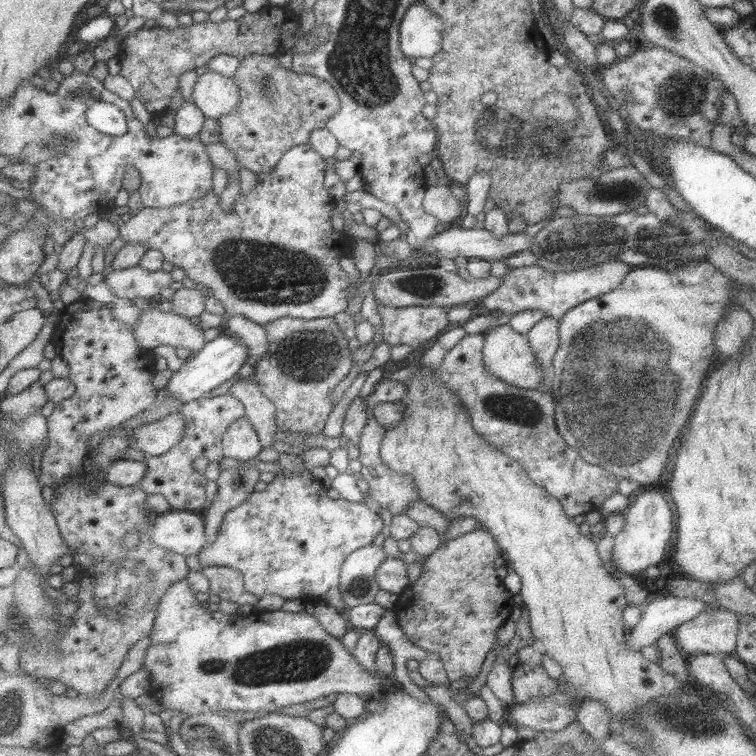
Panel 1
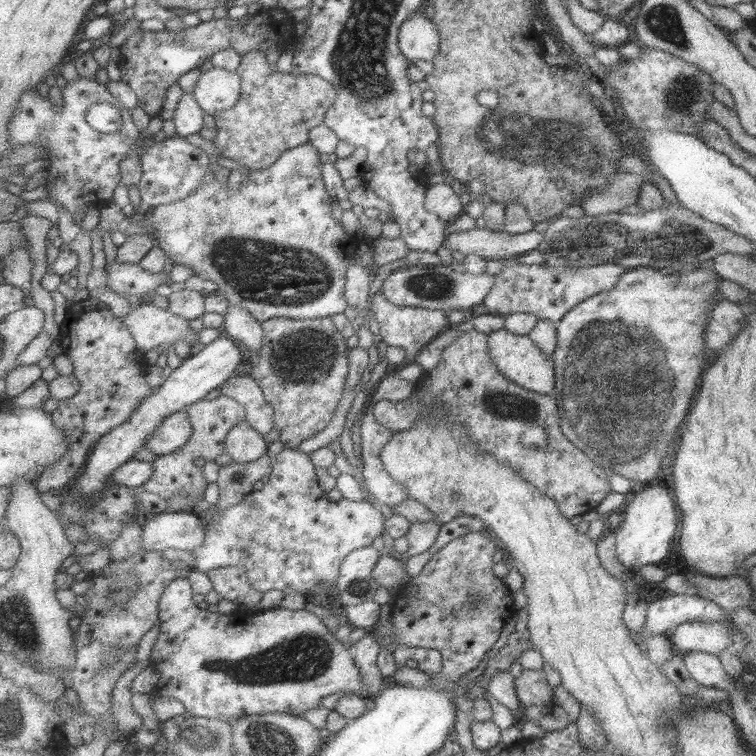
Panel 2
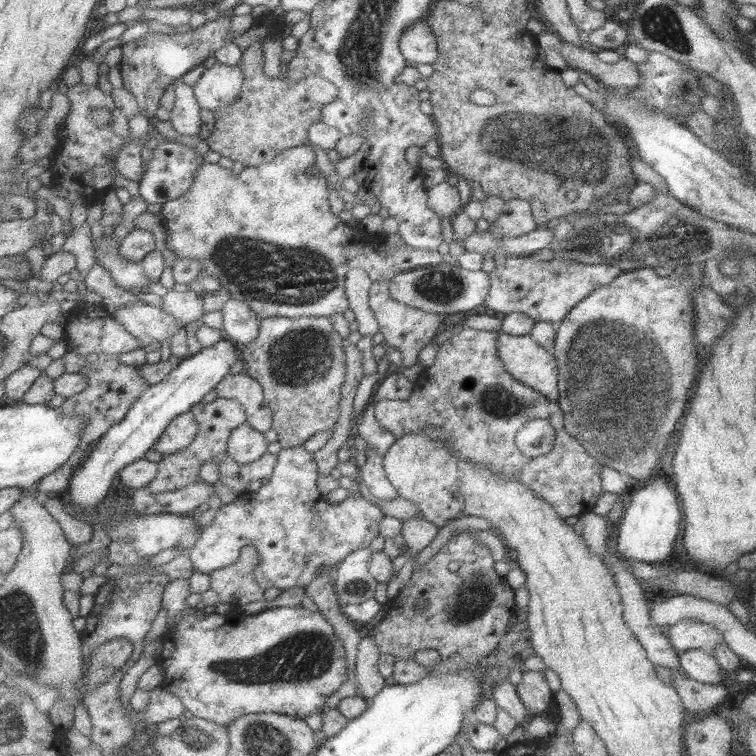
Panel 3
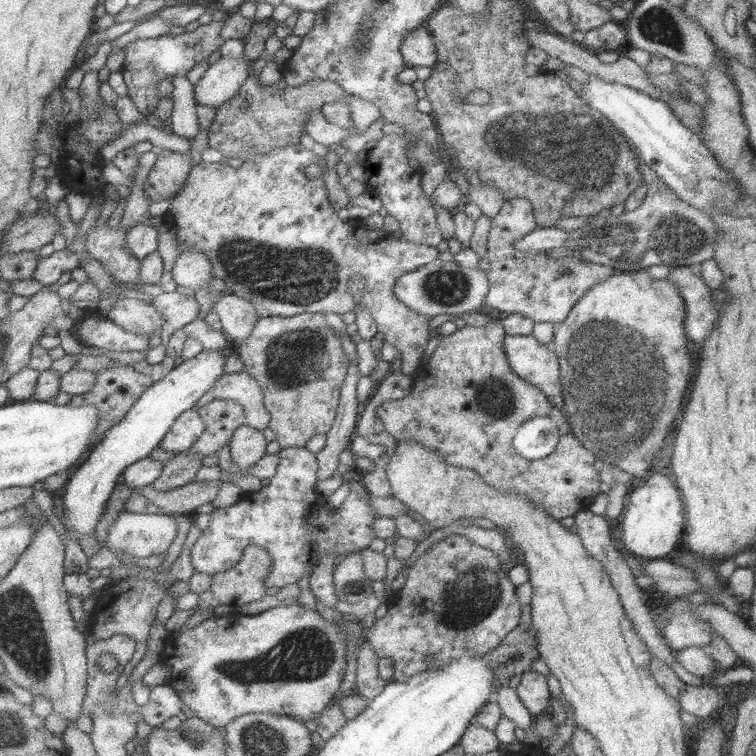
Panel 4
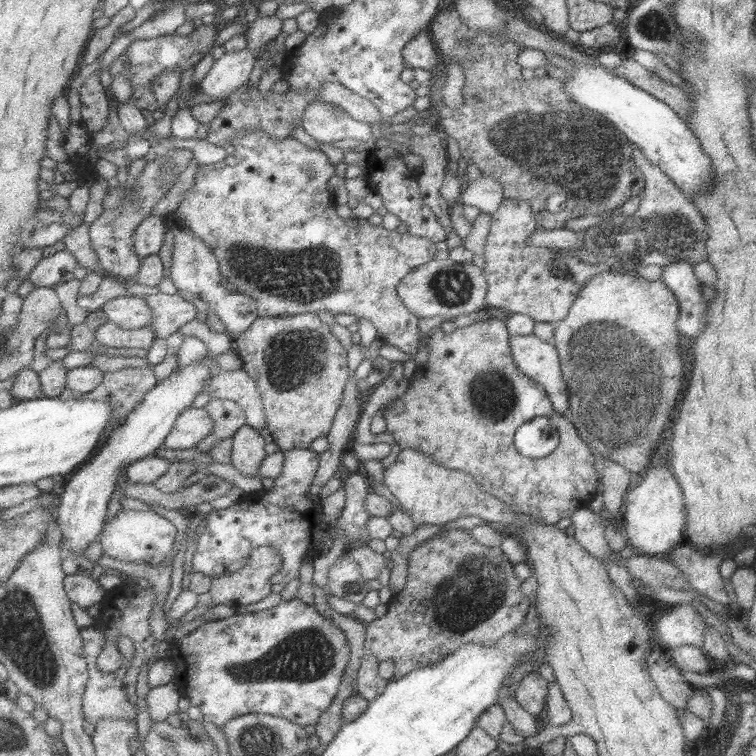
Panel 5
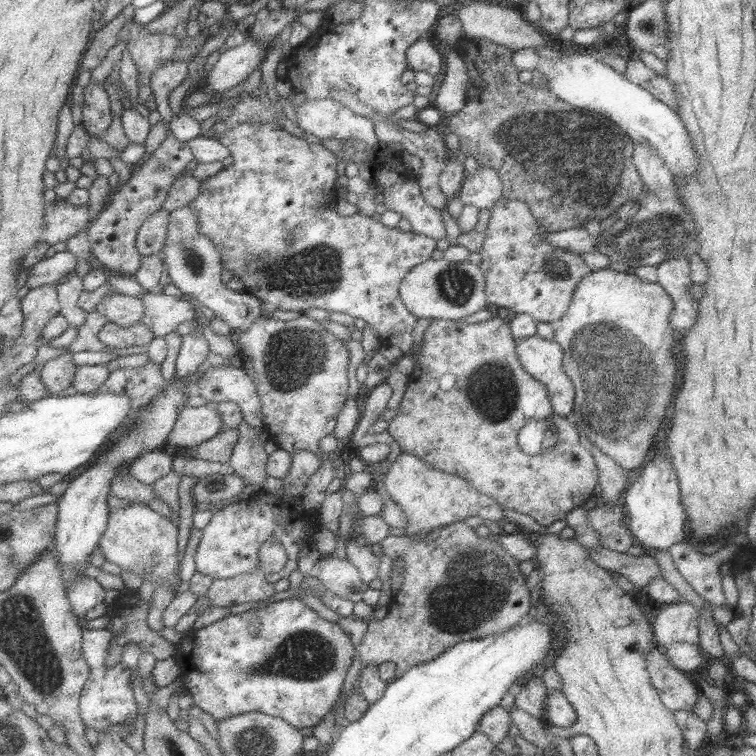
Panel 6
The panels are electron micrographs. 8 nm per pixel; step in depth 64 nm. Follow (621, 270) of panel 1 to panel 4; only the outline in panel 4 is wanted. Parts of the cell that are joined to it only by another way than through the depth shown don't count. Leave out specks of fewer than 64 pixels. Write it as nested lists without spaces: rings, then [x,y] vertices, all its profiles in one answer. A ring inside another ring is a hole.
[[[507,199],[502,202],[499,212],[490,219],[490,229],[486,240],[489,269],[485,271],[489,291],[484,304],[492,308],[494,314],[519,314],[537,322],[561,323],[585,292],[593,285],[605,281],[615,274],[613,268],[592,264],[574,257],[553,260],[545,252],[521,252],[513,249],[512,242],[535,229],[536,222],[532,204],[525,199]]]

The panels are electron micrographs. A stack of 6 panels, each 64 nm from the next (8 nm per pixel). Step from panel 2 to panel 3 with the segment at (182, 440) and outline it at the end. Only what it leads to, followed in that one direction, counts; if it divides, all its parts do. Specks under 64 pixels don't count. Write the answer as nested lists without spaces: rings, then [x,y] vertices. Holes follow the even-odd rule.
[[[192,411],[176,416],[169,423],[153,448],[160,454],[170,455],[187,448],[196,439],[199,425]]]

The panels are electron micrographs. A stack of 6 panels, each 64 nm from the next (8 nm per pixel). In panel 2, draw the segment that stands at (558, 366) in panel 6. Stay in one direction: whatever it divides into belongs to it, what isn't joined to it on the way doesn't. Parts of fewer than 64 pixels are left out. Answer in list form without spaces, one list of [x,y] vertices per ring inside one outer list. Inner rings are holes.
[[[501,328],[487,335],[486,351],[491,364],[510,382],[537,394],[553,392],[552,358],[545,356],[526,335],[517,335]]]

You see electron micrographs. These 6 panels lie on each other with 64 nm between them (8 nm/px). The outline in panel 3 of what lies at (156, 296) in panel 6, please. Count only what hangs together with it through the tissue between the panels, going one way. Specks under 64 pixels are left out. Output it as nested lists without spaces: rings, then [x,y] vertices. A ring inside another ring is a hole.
[[[169,290],[168,294],[163,296],[163,304],[161,307],[165,309],[167,314],[175,316],[179,320],[182,327],[187,324],[202,319],[203,313],[203,300],[197,292],[175,292]]]

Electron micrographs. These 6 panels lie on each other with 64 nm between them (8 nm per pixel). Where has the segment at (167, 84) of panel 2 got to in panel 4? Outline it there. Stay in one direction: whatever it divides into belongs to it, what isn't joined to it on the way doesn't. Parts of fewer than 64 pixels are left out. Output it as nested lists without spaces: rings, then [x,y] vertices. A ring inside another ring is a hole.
[[[227,16],[221,21],[211,21],[203,26],[198,26],[196,30],[187,34],[167,34],[155,38],[139,39],[123,49],[126,59],[121,73],[127,86],[127,94],[133,98],[145,117],[157,110],[159,100],[162,98],[158,86],[164,80],[170,76],[187,76],[197,64],[207,61],[213,52],[221,51],[222,46],[227,43],[226,38],[223,38],[223,29],[226,27],[228,19]]]

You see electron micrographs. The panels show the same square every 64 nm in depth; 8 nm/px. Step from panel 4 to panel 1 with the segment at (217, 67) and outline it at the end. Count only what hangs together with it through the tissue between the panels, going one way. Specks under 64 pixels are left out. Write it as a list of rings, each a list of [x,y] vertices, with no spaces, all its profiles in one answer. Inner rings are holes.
[[[211,70],[198,76],[193,99],[206,118],[219,119],[237,110],[242,92],[235,80]]]

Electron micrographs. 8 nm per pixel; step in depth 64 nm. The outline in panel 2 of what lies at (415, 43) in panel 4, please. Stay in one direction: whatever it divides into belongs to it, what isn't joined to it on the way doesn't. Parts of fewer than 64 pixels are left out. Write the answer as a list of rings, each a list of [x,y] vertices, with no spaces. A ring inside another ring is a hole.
[[[421,10],[413,11],[399,30],[399,49],[408,60],[431,62],[440,43],[437,25]]]

